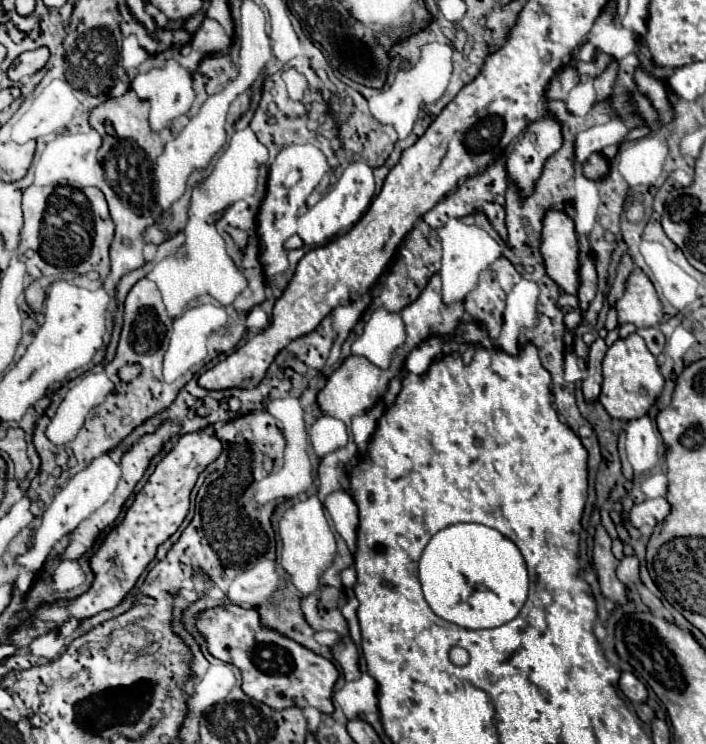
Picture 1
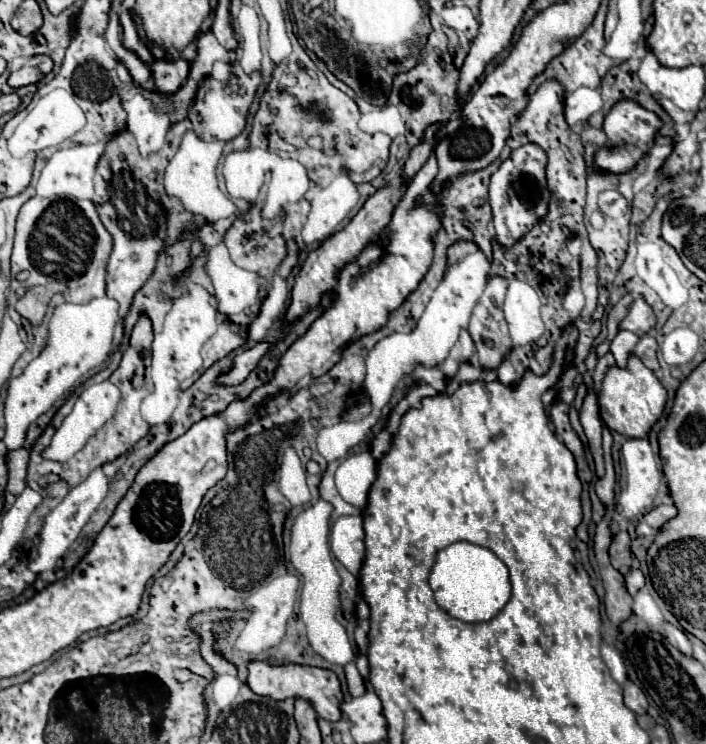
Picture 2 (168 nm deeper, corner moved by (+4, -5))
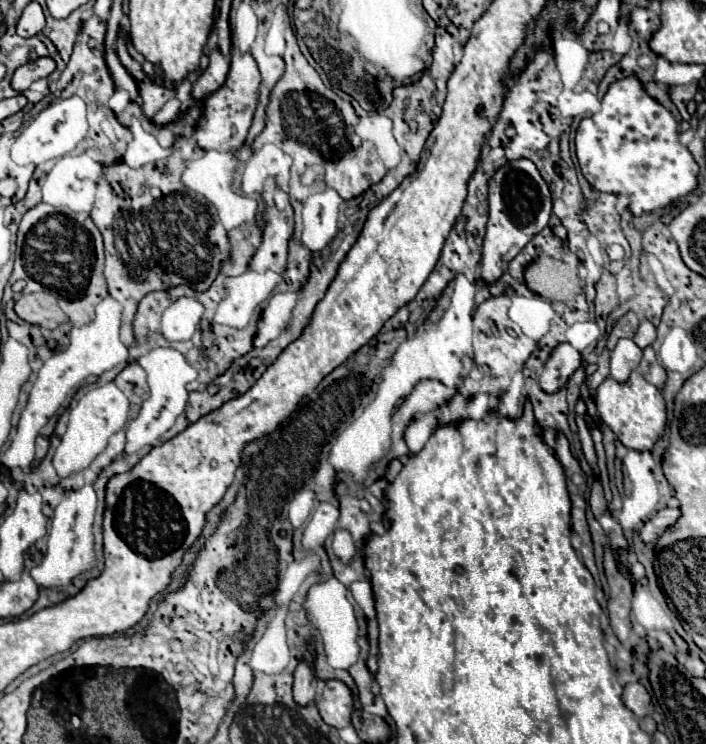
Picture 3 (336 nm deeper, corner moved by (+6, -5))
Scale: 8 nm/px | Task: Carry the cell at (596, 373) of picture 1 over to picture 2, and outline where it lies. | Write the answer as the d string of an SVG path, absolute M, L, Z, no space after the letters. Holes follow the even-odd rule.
M590 390L582 402L580 408L580 424L584 426L584 432L588 436L588 444L592 450L592 456L596 460L596 474L604 476L604 462L602 462L602 420L600 420L600 408L596 392Z

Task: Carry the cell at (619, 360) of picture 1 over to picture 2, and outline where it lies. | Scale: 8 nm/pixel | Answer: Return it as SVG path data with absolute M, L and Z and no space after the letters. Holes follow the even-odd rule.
M630 354L628 364L624 368L610 366L606 370L598 394L598 404L600 416L610 430L616 430L628 438L642 438L648 434L652 424L662 416L666 406L666 390L654 376L654 372L646 368L636 354Z

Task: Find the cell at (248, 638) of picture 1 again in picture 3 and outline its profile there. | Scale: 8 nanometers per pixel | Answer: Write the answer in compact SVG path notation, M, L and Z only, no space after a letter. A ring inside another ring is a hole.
M328 680L322 692L322 698L318 698L318 710L320 716L328 726L344 728L350 724L350 716L354 712L354 698L350 688L340 680Z

